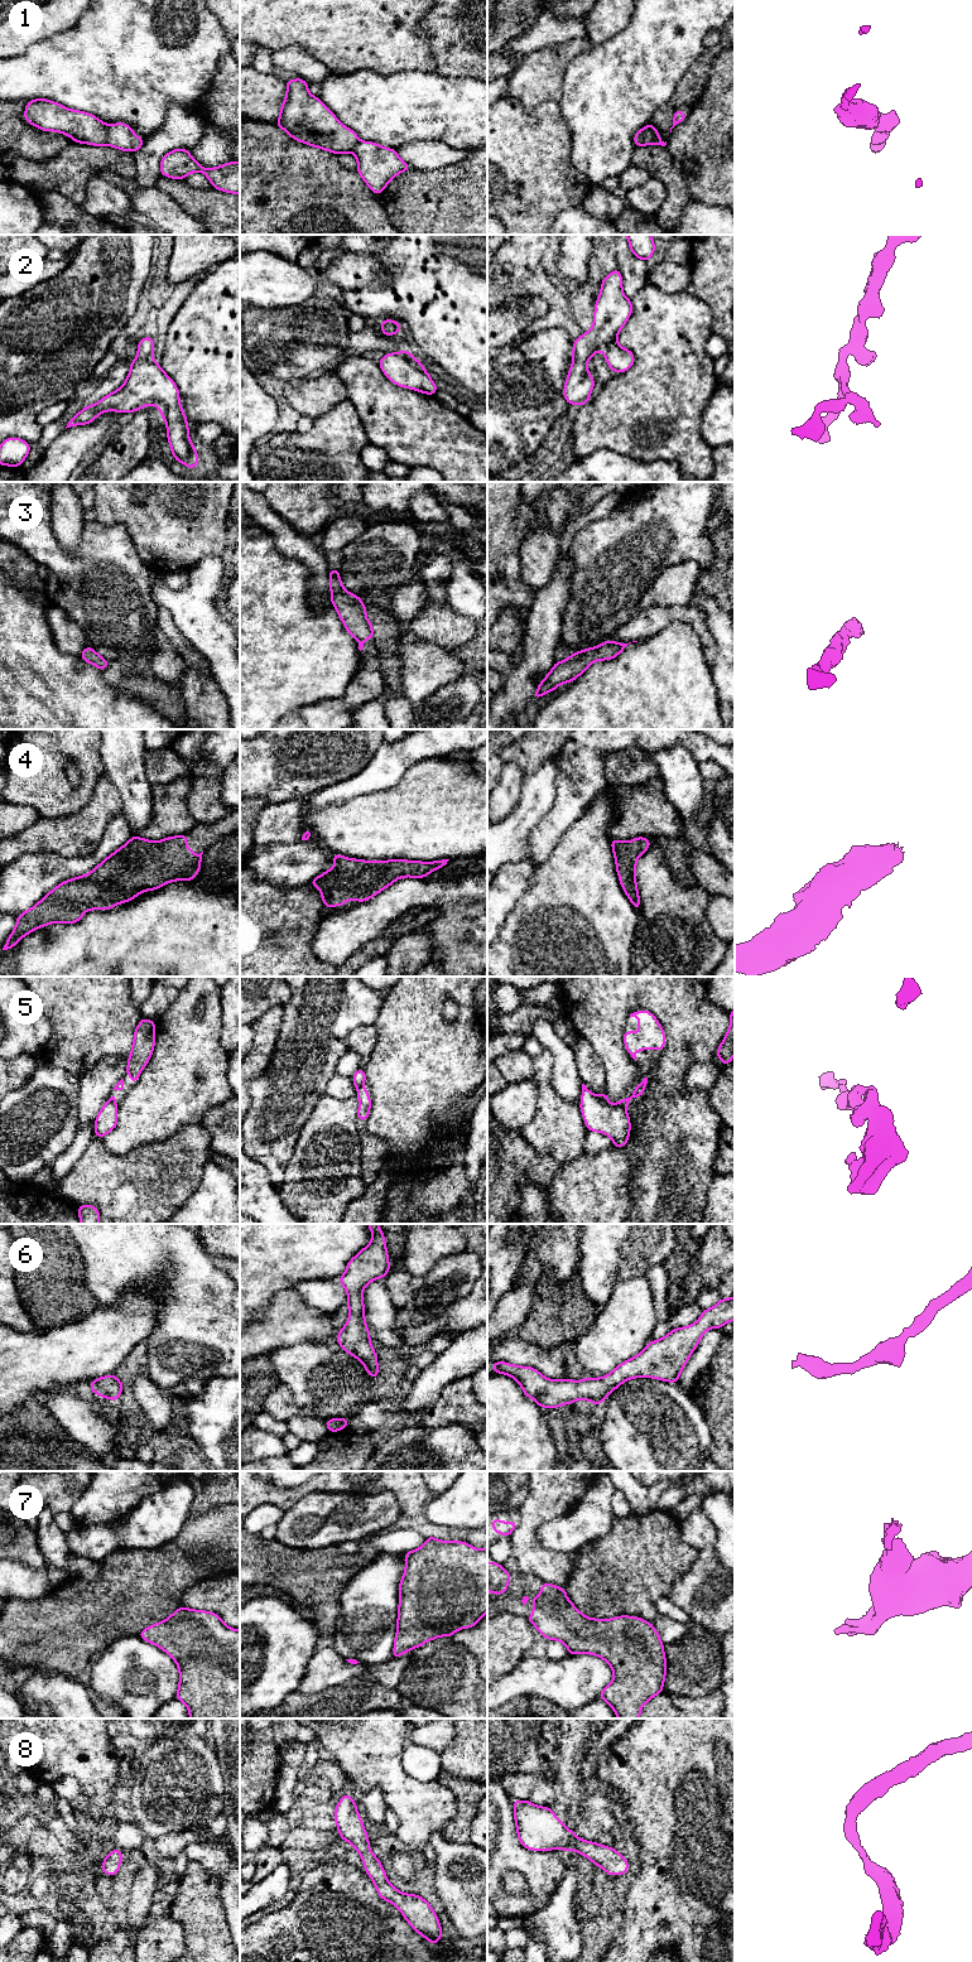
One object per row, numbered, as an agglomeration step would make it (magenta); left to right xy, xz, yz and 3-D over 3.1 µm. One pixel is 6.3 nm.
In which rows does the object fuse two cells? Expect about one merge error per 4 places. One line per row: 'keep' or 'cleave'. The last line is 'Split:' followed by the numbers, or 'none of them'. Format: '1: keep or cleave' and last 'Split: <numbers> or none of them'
1: cleave
2: keep
3: keep
4: keep
5: cleave
6: keep
7: keep
8: keep
Split: 1, 5

